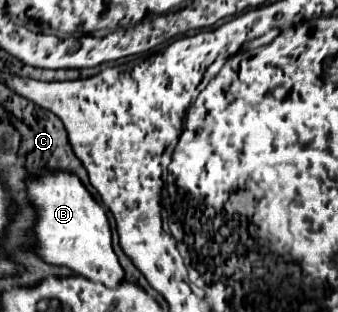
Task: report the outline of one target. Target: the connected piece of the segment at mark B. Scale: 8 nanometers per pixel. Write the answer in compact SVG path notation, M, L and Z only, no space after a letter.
M43 170L39 180L27 180L27 192L39 212L35 236L39 240L37 252L45 262L67 266L75 274L109 288L123 280L123 268L111 248L111 230L105 210L93 200L77 176Z

